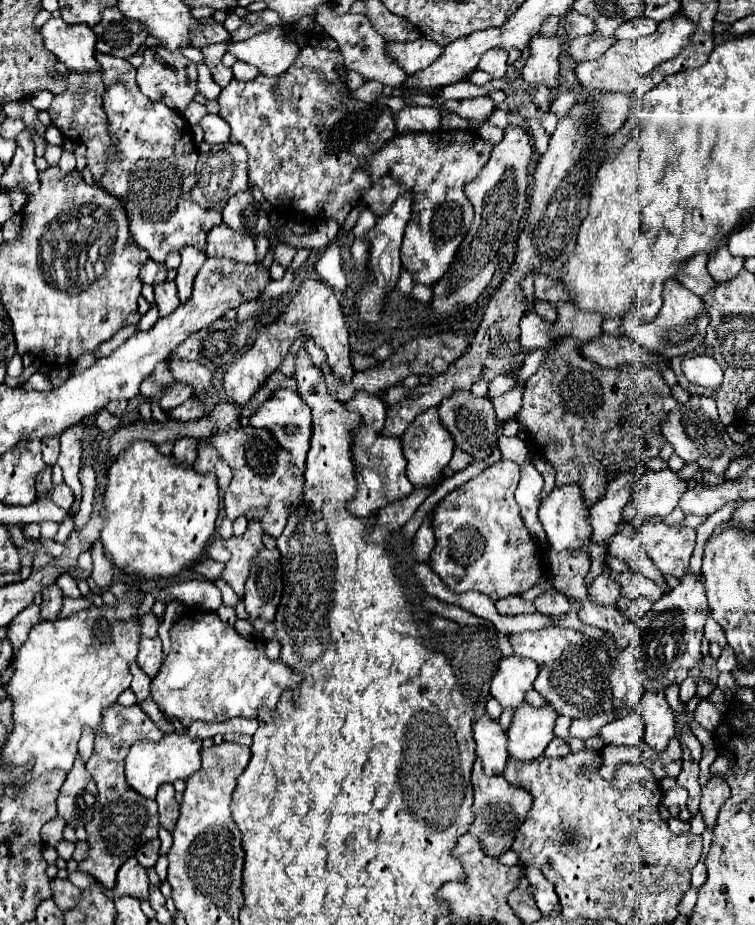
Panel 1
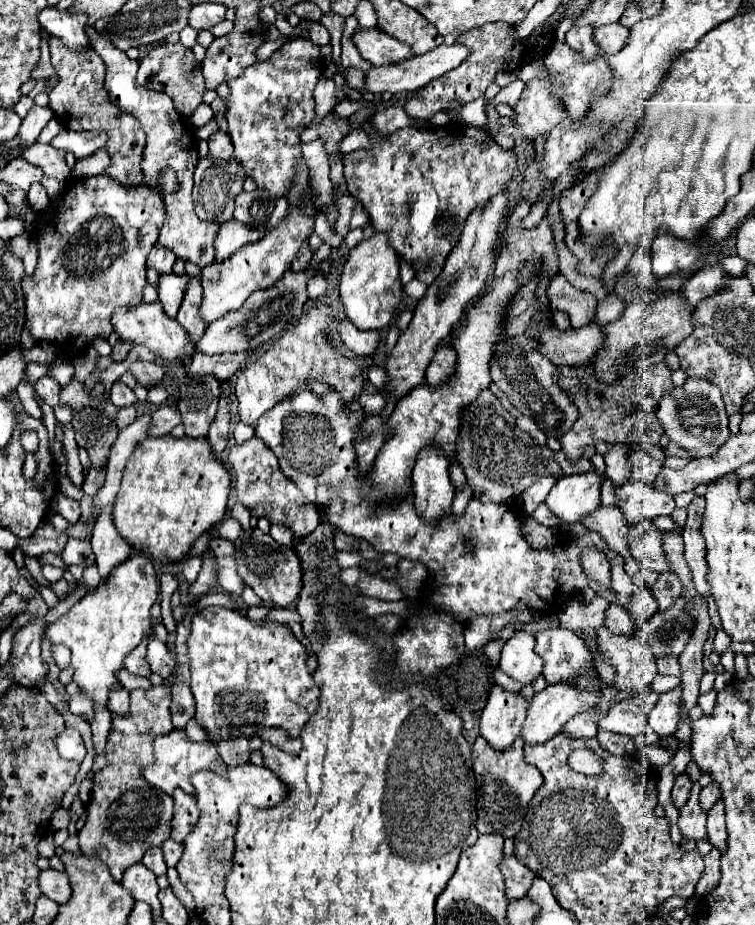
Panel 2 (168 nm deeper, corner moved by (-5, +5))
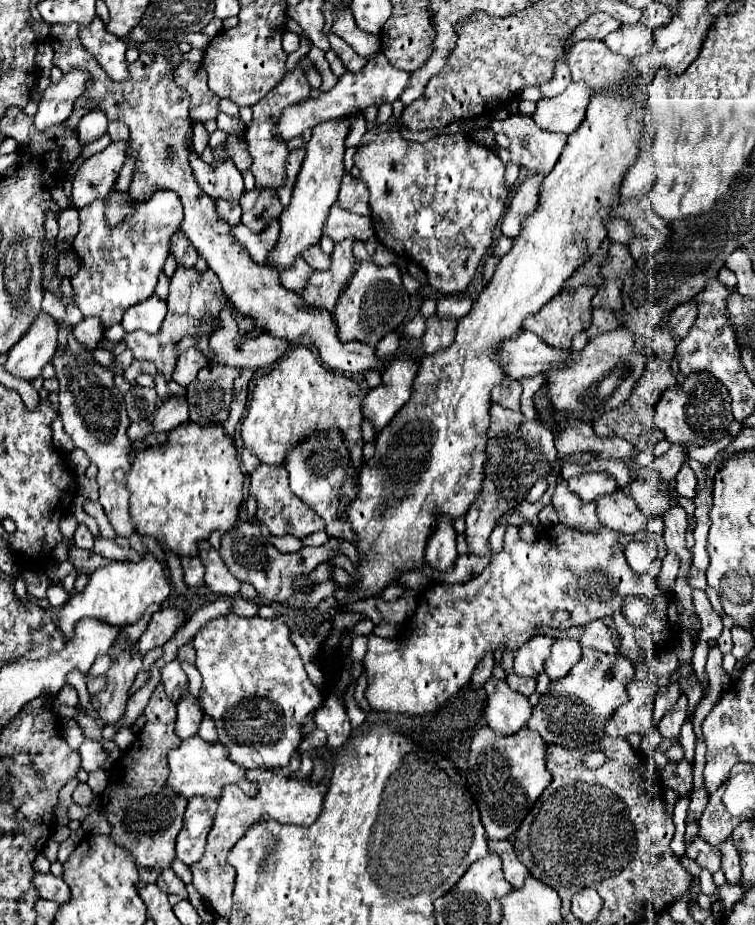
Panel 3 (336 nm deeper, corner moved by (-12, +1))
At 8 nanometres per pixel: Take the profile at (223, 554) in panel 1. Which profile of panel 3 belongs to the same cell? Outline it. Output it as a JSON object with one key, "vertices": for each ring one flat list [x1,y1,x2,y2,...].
{"vertices":[[185,691,183,699,177,703,177,725,175,725,177,735,181,739,195,735,201,725,201,719,203,719,203,711,199,703,195,701,195,697,189,691]]}

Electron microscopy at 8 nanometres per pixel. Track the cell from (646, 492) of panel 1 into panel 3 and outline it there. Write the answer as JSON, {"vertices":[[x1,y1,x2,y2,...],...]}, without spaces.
{"vertices":[[615,491,611,495,599,497,597,511,601,523,609,529,629,533,629,535,647,529,649,517,639,509,635,499,631,499,623,491]]}

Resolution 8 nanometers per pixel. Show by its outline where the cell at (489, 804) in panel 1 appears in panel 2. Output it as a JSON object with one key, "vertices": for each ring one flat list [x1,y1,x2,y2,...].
{"vertices":[[480,735,472,745,474,761,472,771,476,777,476,793,478,793,478,833,498,833,504,839,514,837,520,831,520,825,528,813,528,803,542,785,542,775,534,765,524,761,524,739,518,737,508,751,496,751,488,747,486,739]]}

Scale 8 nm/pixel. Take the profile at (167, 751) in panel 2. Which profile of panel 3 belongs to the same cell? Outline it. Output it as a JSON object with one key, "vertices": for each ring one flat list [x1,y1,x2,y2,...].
{"vertices":[[199,735,181,741,181,745,177,749,169,751,169,769,171,769,171,773,167,779,167,787,185,799,191,799,195,795,217,799,221,795,221,787,227,783,238,783,238,786,247,795,257,793,257,784,245,779,247,769,233,763,231,759,227,759,227,751,223,751,223,745,219,741,207,743]]}

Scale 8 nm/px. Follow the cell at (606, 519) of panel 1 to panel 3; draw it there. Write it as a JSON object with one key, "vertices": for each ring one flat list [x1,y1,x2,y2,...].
{"vertices":[[673,445,665,455,655,457,655,461,653,461,651,467,655,471,659,471,659,475,661,475,661,479,665,483,669,483,677,475,677,471,679,471,681,465,683,465,683,447]]}

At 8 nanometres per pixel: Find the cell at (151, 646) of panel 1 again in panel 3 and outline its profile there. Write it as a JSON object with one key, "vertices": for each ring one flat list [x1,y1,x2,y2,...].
{"vertices":[[169,661,165,667,161,667,161,681,165,685,165,691,169,693,169,699,179,701,181,693,187,691,187,675,181,669,179,661]]}

